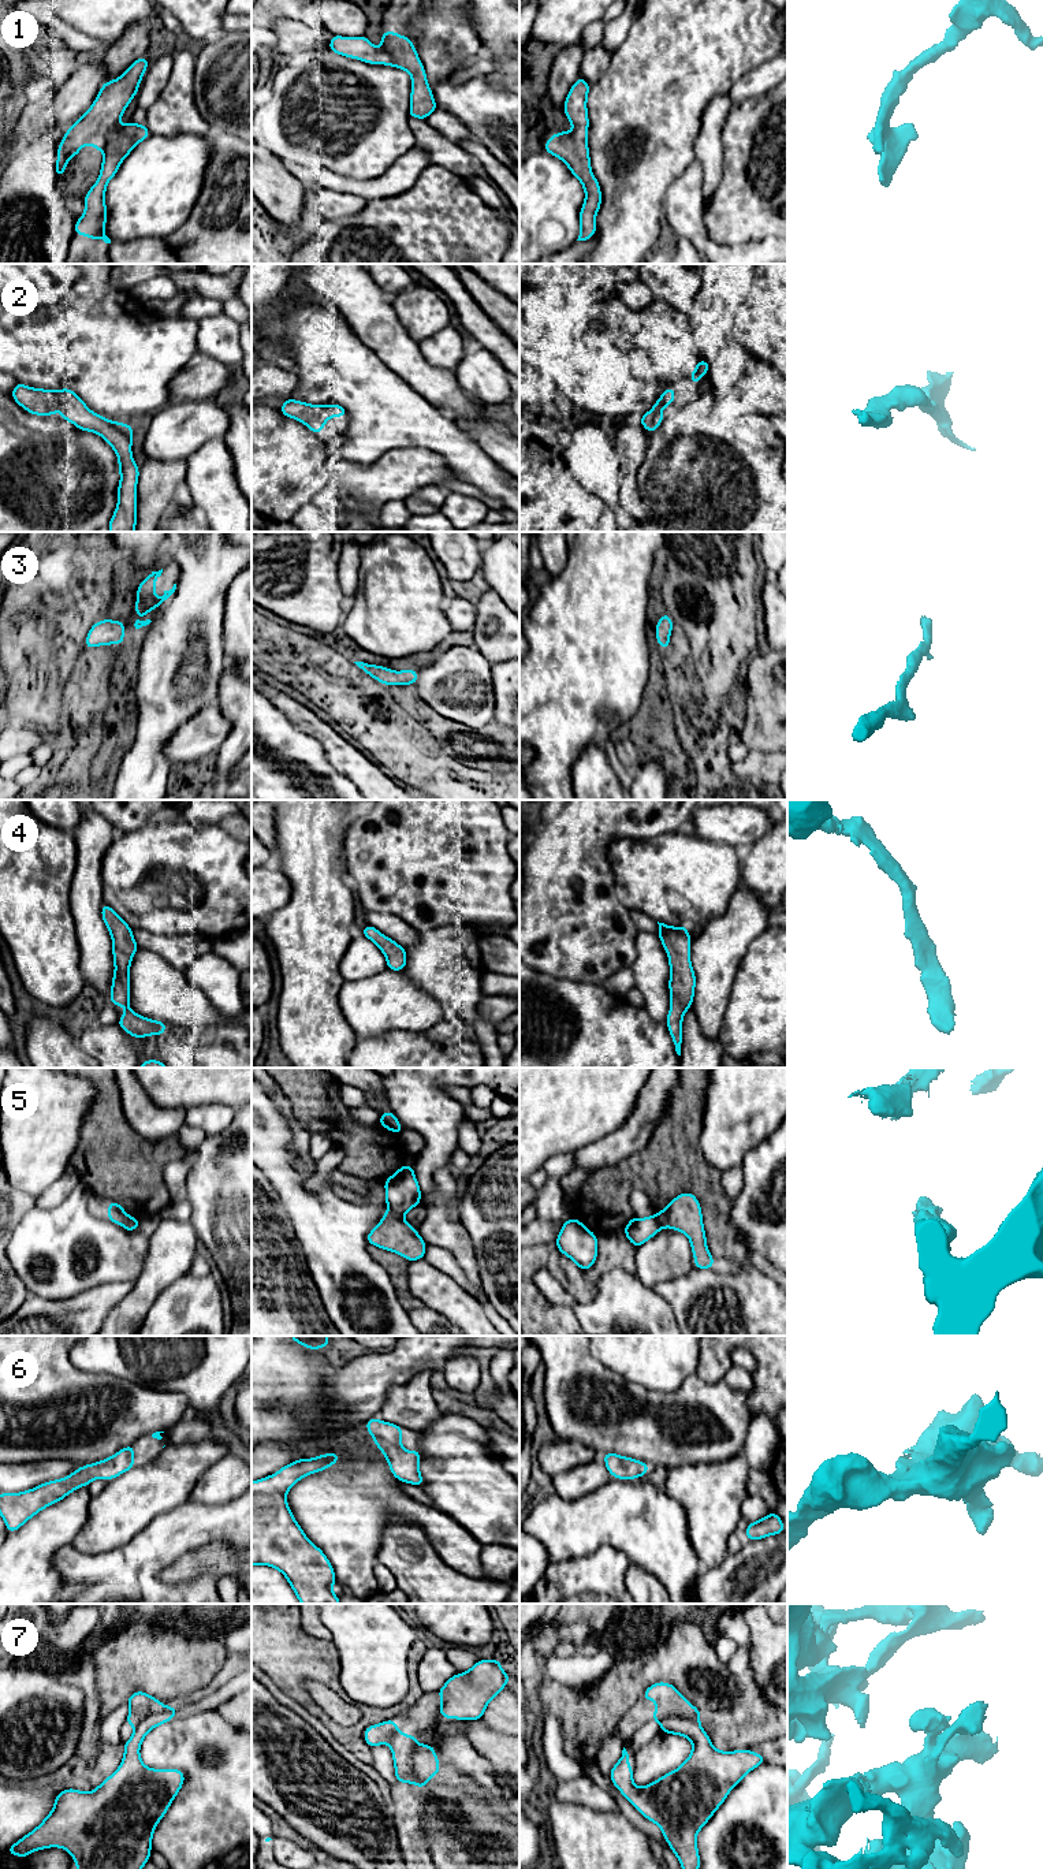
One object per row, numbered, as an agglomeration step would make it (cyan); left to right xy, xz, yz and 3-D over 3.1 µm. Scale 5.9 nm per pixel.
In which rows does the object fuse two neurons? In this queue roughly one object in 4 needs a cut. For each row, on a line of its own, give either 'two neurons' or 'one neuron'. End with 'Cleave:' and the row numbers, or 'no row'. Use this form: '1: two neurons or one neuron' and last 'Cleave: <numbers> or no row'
1: one neuron
2: one neuron
3: one neuron
4: one neuron
5: two neurons
6: one neuron
7: two neurons
Cleave: 5, 7

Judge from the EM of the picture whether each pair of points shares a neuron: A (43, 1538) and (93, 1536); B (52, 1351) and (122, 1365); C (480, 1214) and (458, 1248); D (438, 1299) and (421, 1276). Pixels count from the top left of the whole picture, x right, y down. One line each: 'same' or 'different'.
A: different
B: different
C: different
D: same

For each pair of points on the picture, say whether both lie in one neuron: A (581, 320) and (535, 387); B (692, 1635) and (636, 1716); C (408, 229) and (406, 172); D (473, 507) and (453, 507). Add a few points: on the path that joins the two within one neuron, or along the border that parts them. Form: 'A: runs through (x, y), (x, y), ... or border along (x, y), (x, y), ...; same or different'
A: border along (533, 368), (544, 375), (555, 388); different
B: border along (654, 1682), (671, 1683), (686, 1700); different
C: border along (428, 167), (403, 192), (390, 197), (375, 198); different
D: runs through (468, 507), (458, 507); same

